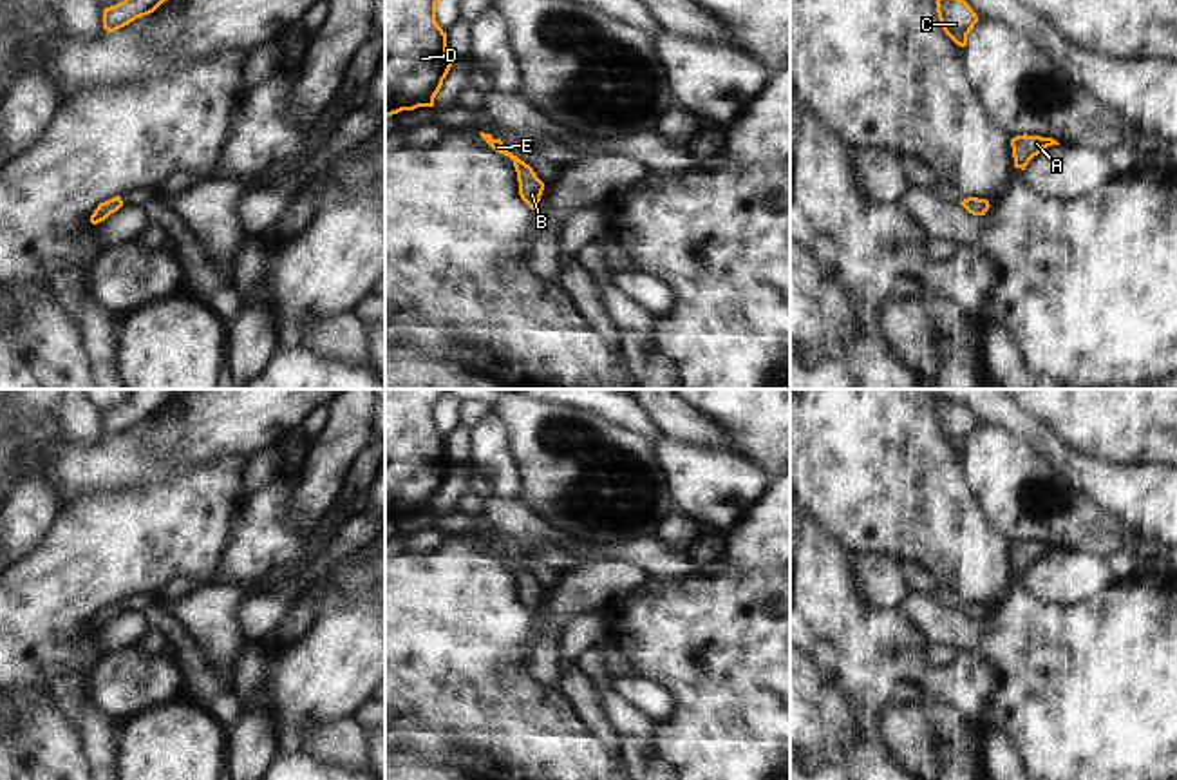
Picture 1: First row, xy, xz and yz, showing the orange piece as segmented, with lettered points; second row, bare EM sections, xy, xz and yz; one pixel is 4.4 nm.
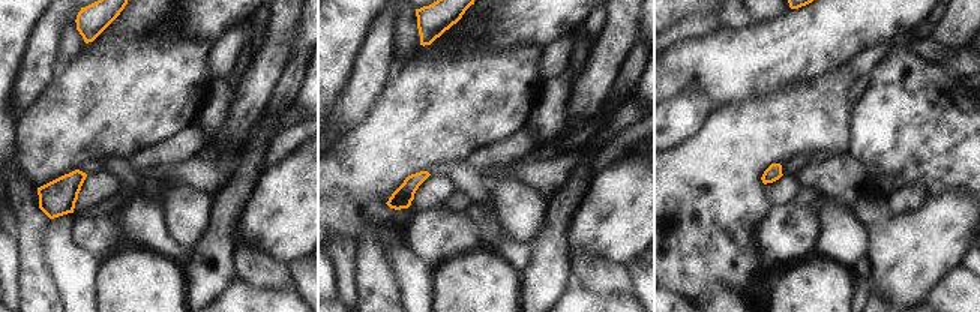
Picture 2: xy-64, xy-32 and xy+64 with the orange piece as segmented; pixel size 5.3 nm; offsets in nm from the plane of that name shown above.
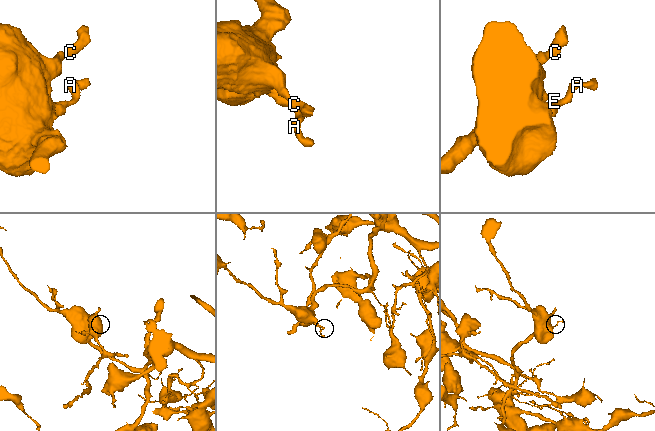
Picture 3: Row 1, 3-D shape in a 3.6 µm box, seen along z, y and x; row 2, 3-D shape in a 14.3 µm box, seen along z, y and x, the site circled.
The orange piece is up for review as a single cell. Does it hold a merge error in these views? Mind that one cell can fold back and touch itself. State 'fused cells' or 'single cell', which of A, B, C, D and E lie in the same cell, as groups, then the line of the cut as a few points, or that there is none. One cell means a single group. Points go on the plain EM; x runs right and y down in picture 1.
single cell | A B C D E | no cut

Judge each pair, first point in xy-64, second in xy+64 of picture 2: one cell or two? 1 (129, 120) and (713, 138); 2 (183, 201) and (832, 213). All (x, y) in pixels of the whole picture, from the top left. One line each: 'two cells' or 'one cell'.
1: one cell
2: two cells

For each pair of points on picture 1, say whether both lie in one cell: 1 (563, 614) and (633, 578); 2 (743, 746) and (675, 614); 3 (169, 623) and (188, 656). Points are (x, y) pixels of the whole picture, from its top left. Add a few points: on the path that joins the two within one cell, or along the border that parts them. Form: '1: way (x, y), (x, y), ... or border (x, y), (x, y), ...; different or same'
1: way (581, 596), (590, 587), (615, 580); same
2: way (736, 713), (687, 665), (684, 646); same
3: way (172, 630), (187, 648); same

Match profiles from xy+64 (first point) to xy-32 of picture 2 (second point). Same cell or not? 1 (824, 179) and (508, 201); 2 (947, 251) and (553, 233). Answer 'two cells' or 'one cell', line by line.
1: one cell
2: two cells

